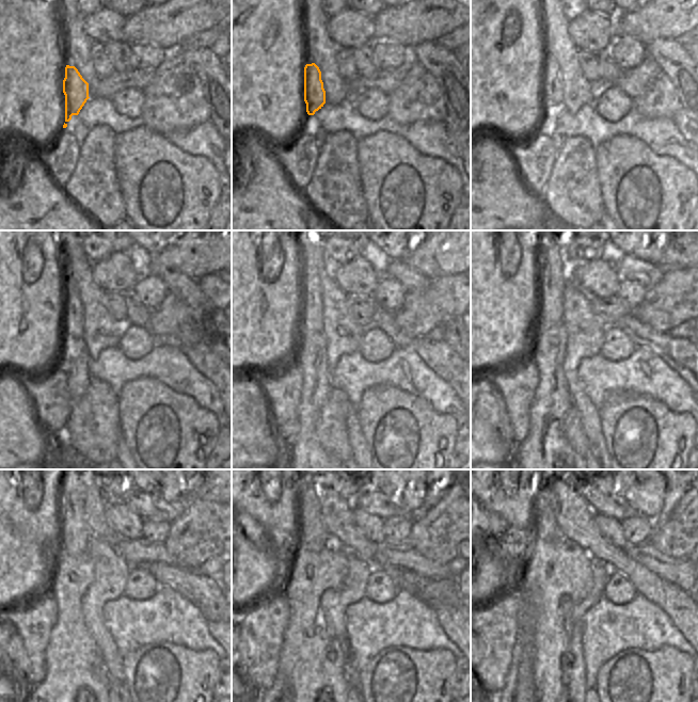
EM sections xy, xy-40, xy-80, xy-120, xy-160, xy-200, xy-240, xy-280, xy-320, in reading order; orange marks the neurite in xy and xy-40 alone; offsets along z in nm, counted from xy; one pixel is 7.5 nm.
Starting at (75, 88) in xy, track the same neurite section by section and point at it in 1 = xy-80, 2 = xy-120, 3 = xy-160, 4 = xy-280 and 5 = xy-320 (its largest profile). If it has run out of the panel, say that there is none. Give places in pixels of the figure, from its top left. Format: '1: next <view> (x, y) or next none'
1: next xy-80 (552, 80)
2: next xy-120 (74, 316)
3: next xy-160 (314, 260)
4: next xy-280 (314, 536)
5: next xy-320 (546, 528)

